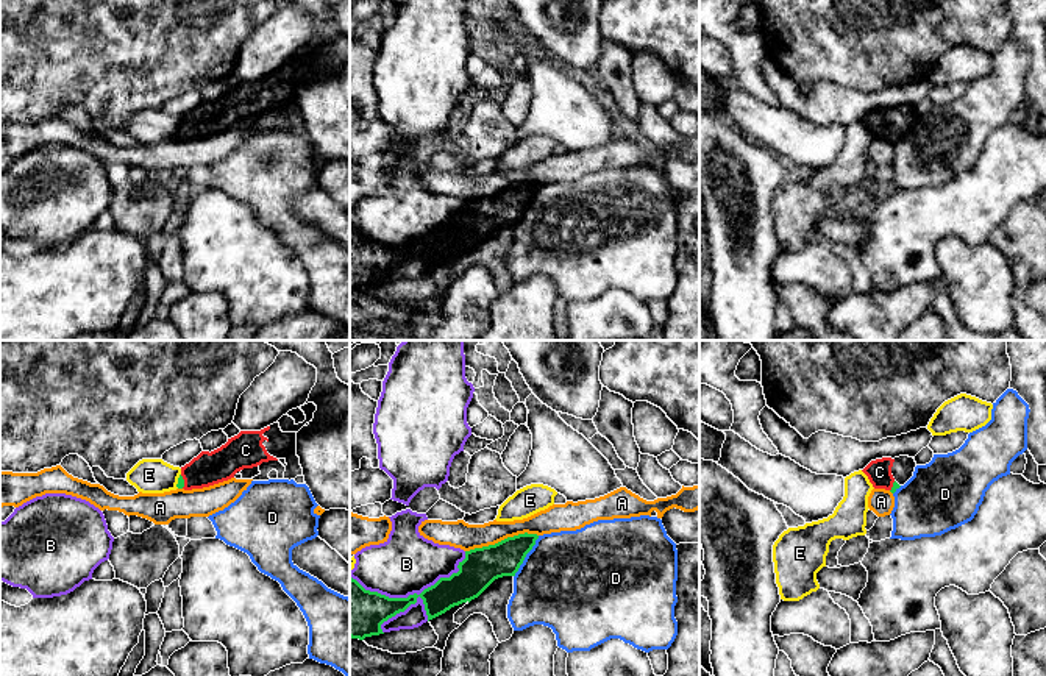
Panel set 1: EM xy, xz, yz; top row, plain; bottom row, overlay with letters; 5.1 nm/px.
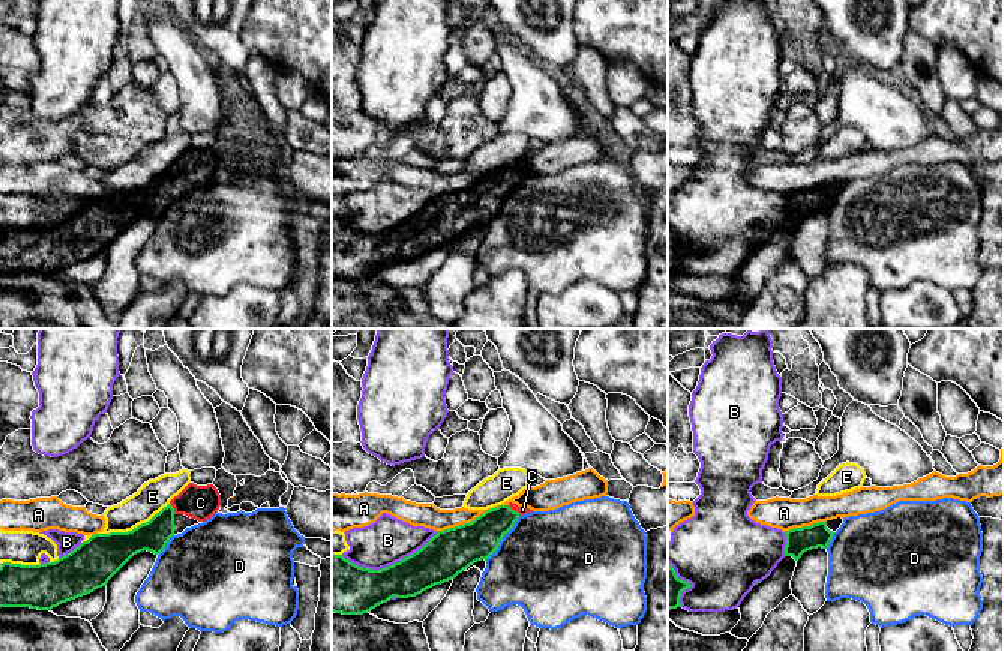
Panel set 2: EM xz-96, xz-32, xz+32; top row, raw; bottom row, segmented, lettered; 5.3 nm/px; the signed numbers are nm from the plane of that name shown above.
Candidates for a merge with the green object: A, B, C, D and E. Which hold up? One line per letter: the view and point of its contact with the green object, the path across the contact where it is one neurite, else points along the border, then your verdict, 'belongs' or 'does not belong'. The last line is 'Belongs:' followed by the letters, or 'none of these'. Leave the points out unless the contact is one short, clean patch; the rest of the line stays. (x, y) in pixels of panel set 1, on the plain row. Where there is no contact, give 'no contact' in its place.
A: xz (501, 191) | does not belong
B: xz (414, 244) | does not belong
C: xy (183, 131) | across xy (180, 135), (183, 131), (208, 119) | belongs
D: xz (525, 206) | along xz (539, 186), (514, 227) | does not belong
E: xy (178, 131) | does not belong
Belongs: C

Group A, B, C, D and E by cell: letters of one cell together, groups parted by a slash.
A / B / C / D / E

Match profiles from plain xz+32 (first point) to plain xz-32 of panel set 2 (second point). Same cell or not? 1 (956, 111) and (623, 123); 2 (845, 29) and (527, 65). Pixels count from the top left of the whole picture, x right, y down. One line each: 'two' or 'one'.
1: one
2: two

